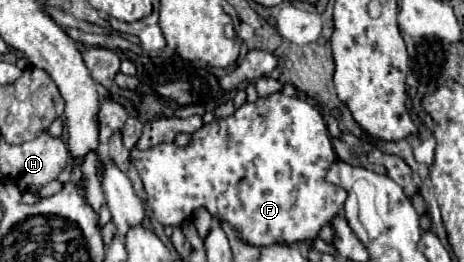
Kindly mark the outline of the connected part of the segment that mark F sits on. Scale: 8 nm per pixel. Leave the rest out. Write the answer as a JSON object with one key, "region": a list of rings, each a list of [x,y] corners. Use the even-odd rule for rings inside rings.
{"region":[[[276,92],[268,98],[258,98],[256,102],[246,102],[242,104],[232,116],[228,118],[222,118],[222,120],[214,120],[210,124],[204,124],[198,132],[194,132],[192,136],[192,144],[186,146],[186,148],[178,148],[176,144],[158,144],[154,148],[148,148],[148,150],[132,150],[130,152],[130,158],[132,158],[132,164],[136,166],[142,182],[144,182],[144,188],[146,188],[146,202],[148,206],[152,208],[154,212],[154,218],[162,224],[162,226],[180,226],[182,220],[186,216],[192,216],[192,212],[200,206],[206,206],[210,210],[210,214],[216,218],[216,220],[228,220],[238,236],[242,240],[246,240],[248,244],[256,244],[256,246],[268,246],[268,244],[276,244],[276,242],[284,242],[284,244],[296,244],[296,242],[302,242],[302,240],[308,240],[308,238],[314,238],[318,236],[320,228],[324,224],[328,224],[344,206],[344,200],[346,200],[346,190],[336,186],[336,184],[328,184],[324,178],[326,178],[326,172],[328,168],[332,166],[332,162],[336,162],[336,152],[332,148],[332,138],[330,138],[330,132],[328,132],[328,126],[322,118],[322,114],[312,106],[308,104],[306,100],[300,100],[300,98],[290,98],[290,96],[284,96],[282,92]]]}

